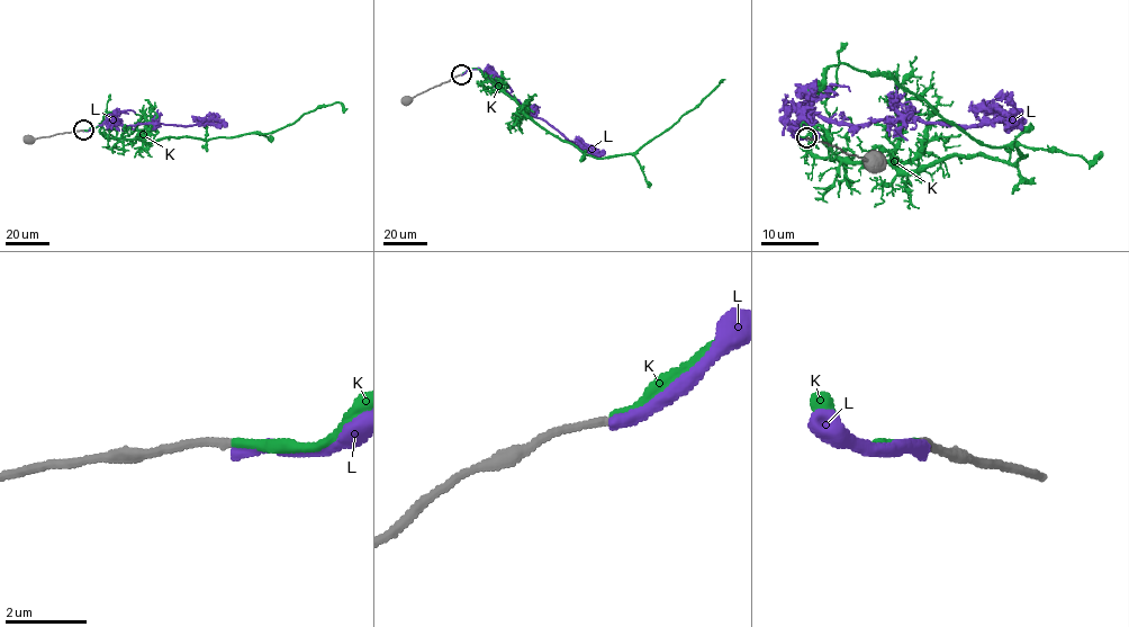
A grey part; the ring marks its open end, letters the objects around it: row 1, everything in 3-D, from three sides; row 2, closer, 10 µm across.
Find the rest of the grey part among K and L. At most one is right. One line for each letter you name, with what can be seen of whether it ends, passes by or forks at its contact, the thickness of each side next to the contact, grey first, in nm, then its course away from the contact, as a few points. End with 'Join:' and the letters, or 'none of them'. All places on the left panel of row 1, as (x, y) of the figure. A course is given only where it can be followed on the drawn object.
K: it ends | 200/200 nm | via (82, 130), (101, 126), (110, 137), (148, 142), (170, 137), (206, 140), (273, 133), (336, 101), (344, 113)
Join: K

